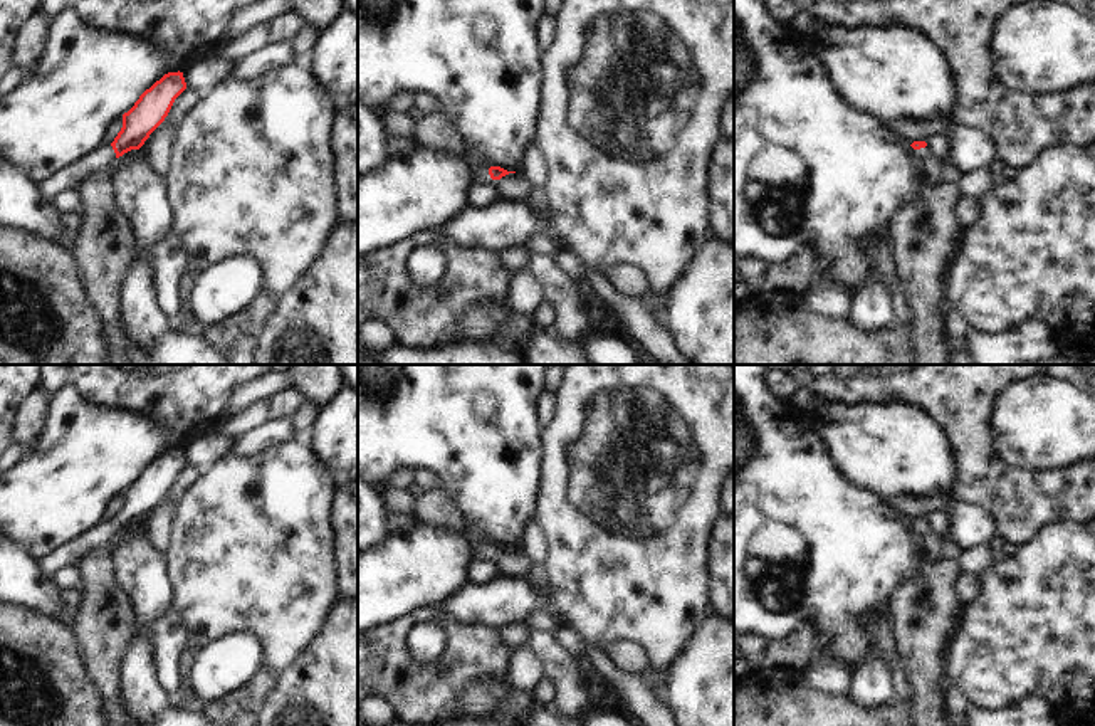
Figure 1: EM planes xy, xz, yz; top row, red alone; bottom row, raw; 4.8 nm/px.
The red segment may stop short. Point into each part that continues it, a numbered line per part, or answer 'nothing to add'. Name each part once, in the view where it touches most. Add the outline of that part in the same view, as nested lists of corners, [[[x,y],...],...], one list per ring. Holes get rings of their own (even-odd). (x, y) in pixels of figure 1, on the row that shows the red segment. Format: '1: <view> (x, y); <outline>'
1: xz (479, 175); [[[485,163],[482,168],[474,168],[470,173],[470,178],[474,183],[497,183],[497,180],[492,180],[489,175],[489,165]]]

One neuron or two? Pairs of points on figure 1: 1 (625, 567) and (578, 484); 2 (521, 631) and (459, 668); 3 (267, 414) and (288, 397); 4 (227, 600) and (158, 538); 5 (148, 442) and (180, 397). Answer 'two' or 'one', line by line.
1: one
2: two
3: one
4: two
5: two

